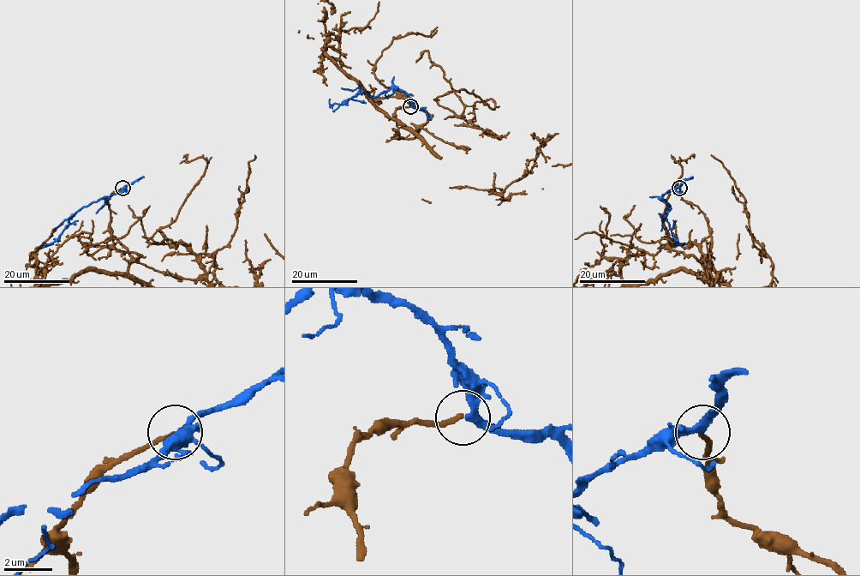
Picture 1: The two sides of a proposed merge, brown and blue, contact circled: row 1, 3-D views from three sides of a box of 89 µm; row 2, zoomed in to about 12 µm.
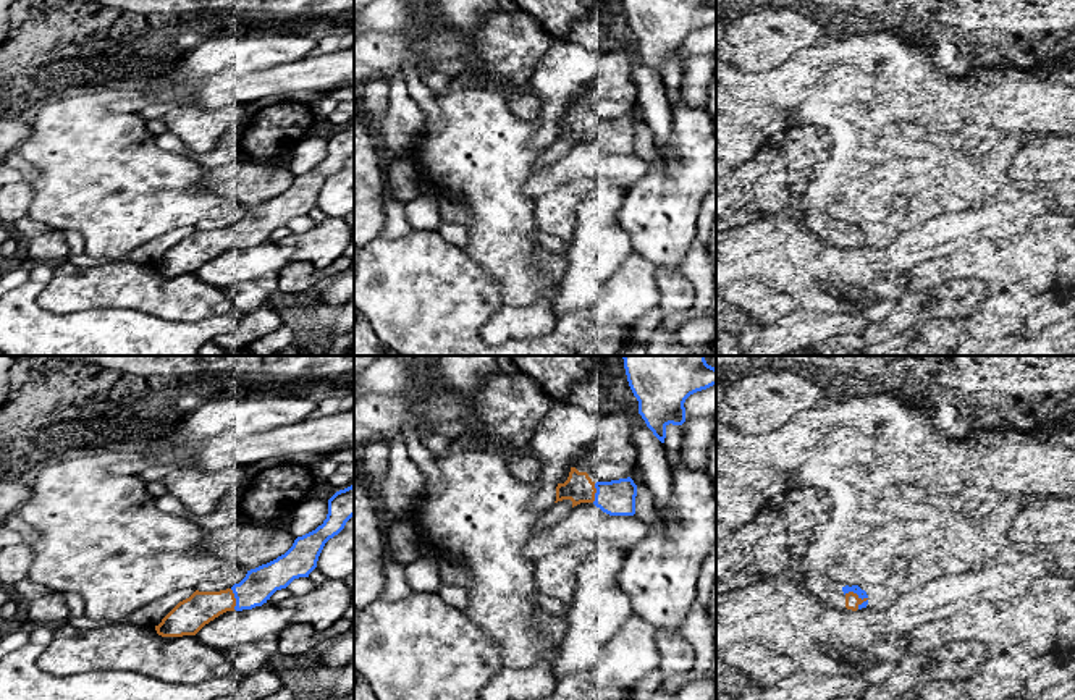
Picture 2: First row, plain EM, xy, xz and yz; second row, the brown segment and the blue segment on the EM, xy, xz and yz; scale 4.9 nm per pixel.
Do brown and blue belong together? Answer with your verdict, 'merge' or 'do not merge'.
do not merge

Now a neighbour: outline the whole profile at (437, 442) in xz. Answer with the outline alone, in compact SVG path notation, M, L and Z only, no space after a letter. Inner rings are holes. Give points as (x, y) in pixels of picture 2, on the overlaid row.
M432 433L422 436L422 445L432 453L441 453L449 449L457 440L457 435Z

